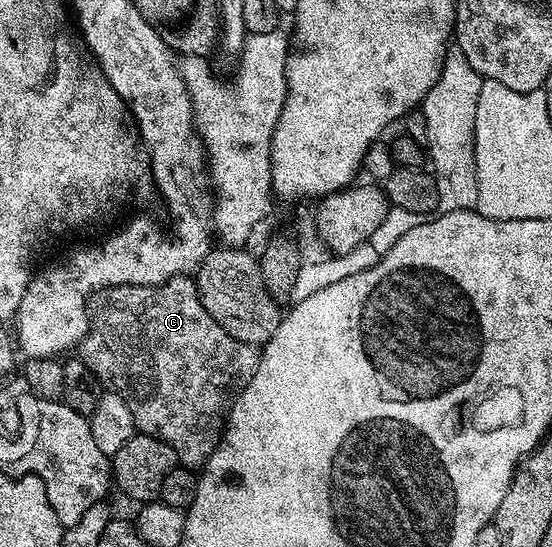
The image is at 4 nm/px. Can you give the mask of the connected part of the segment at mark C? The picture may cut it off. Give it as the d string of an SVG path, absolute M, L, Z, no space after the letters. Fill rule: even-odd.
M187 275L176 276L166 284L155 286L151 284L113 286L107 289L99 297L99 300L100 305L97 308L95 305L94 315L91 317L88 326L88 334L78 345L79 360L99 378L105 389L118 393L128 403L130 414L134 414L137 433L153 436L162 442L166 442L174 450L176 459L181 465L203 466L210 458L210 454L214 454L220 437L224 434L224 426L228 423L228 416L232 412L234 402L242 394L242 390L250 382L250 378L254 378L258 359L257 349L251 344L243 344L234 338L230 338L230 334L226 334L226 330L222 330L222 326L218 326L218 322L214 322L214 318L210 318L210 314L206 314L206 306L202 306L202 298L196 289L196 281Z

